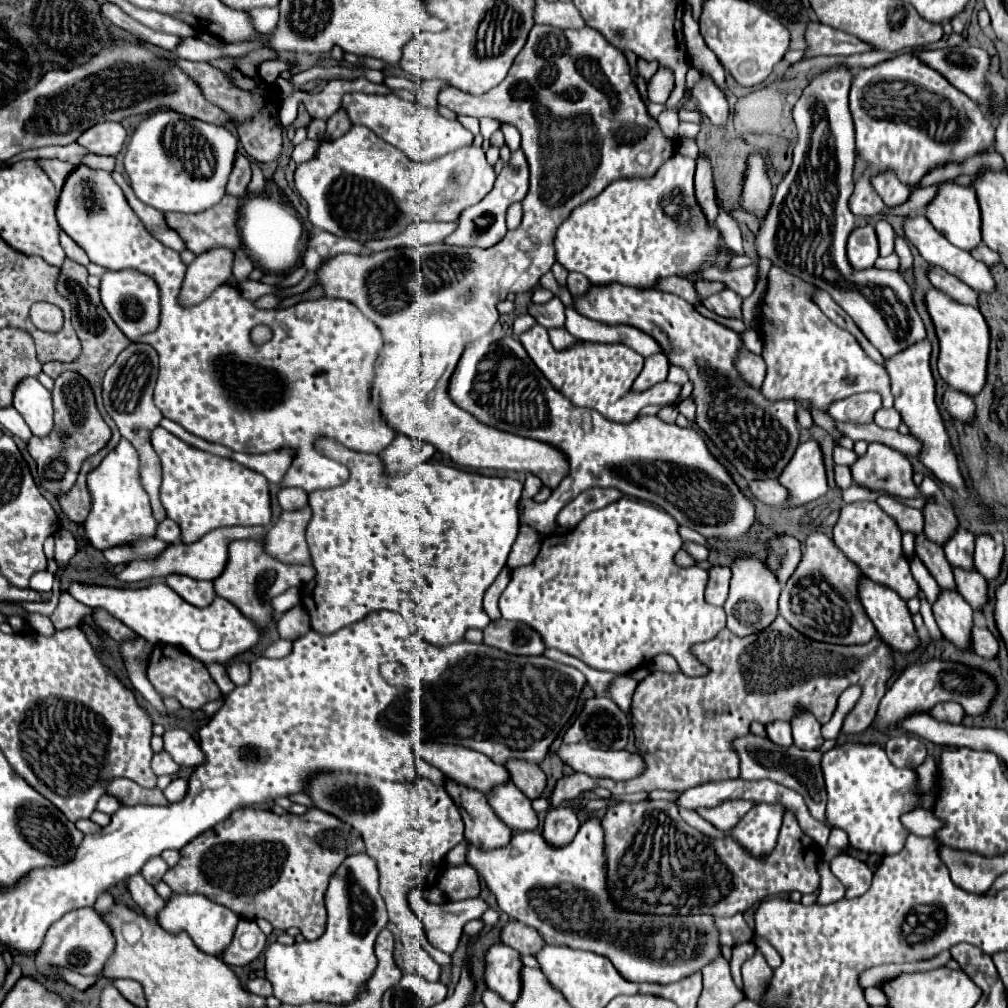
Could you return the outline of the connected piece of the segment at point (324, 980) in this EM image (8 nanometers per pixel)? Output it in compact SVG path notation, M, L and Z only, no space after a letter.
M365 852L347 856L335 874L329 880L329 888L325 892L325 908L327 908L327 930L321 938L313 942L301 942L283 946L279 942L271 944L265 952L265 978L273 986L273 996L281 1004L309 1004L309 1002L329 1002L329 1004L351 1004L357 1000L365 982L373 976L377 968L377 958L373 952L377 934L387 926L387 910L383 898L379 894L379 872L375 860Z

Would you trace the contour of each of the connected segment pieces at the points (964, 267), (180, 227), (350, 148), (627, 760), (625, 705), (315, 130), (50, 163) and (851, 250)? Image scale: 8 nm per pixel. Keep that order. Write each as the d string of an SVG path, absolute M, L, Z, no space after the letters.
M917 214L917 216L907 216L907 218L903 220L903 232L905 232L905 238L919 250L919 254L921 254L929 264L939 266L939 268L947 270L949 274L957 276L957 278L963 280L967 286L971 286L975 292L991 292L991 290L995 290L995 280L991 278L989 268L987 268L983 262L975 260L969 252L965 252L965 250L961 250L961 248L955 248L945 236L941 236L941 234L931 226L931 222L929 222L925 216L921 216L921 214Z
M225 196L215 208L209 208L207 212L199 212L199 214L177 214L177 212L167 212L163 214L165 222L171 230L175 230L187 250L191 250L193 254L203 254L209 248L219 248L219 246L227 246L231 250L237 250L241 246L239 240L239 232L237 232L237 218L239 218L239 198L235 196Z
M351 126L351 130L333 142L321 144L317 156L295 170L295 186L301 198L307 202L309 222L335 236L367 242L375 238L391 238L403 232L411 222L453 222L459 214L483 200L483 196L493 188L495 172L487 164L483 148L465 146L447 156L439 158L439 164L415 164L407 160L391 144L377 138L369 128Z
M561 744L557 750L561 762L575 772L589 774L593 778L631 780L645 770L639 754L627 750L597 750L587 744Z
M617 676L617 680L611 680L611 688L607 688L607 696L613 698L623 712L629 712L631 696L635 688L637 688L637 680L631 680L631 676Z
M311 118L311 122L307 124L307 138L319 138L325 134L325 126L327 120L319 120L319 118Z
M37 160L37 162L43 166L43 170L45 170L45 172L49 174L49 178L53 180L53 184L55 184L55 188L57 188L57 198L59 198L59 188L63 188L67 176L69 176L77 166L71 164L71 162L61 162L61 160Z
M871 226L855 228L847 240L847 260L851 260L853 268L869 268L875 264L879 256L877 236Z

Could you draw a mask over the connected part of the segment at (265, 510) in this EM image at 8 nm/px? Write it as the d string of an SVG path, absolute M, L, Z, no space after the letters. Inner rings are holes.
M157 426L151 432L151 444L163 464L161 504L171 520L181 528L181 542L191 544L219 526L267 526L271 522L269 482L227 458L197 450Z

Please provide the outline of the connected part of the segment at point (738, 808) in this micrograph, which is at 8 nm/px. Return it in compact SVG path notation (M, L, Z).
M733 800L733 802L723 802L715 808L697 808L695 812L703 816L707 822L711 822L717 830L729 832L729 828L735 828L735 824L753 808L753 802L743 802L743 800Z

